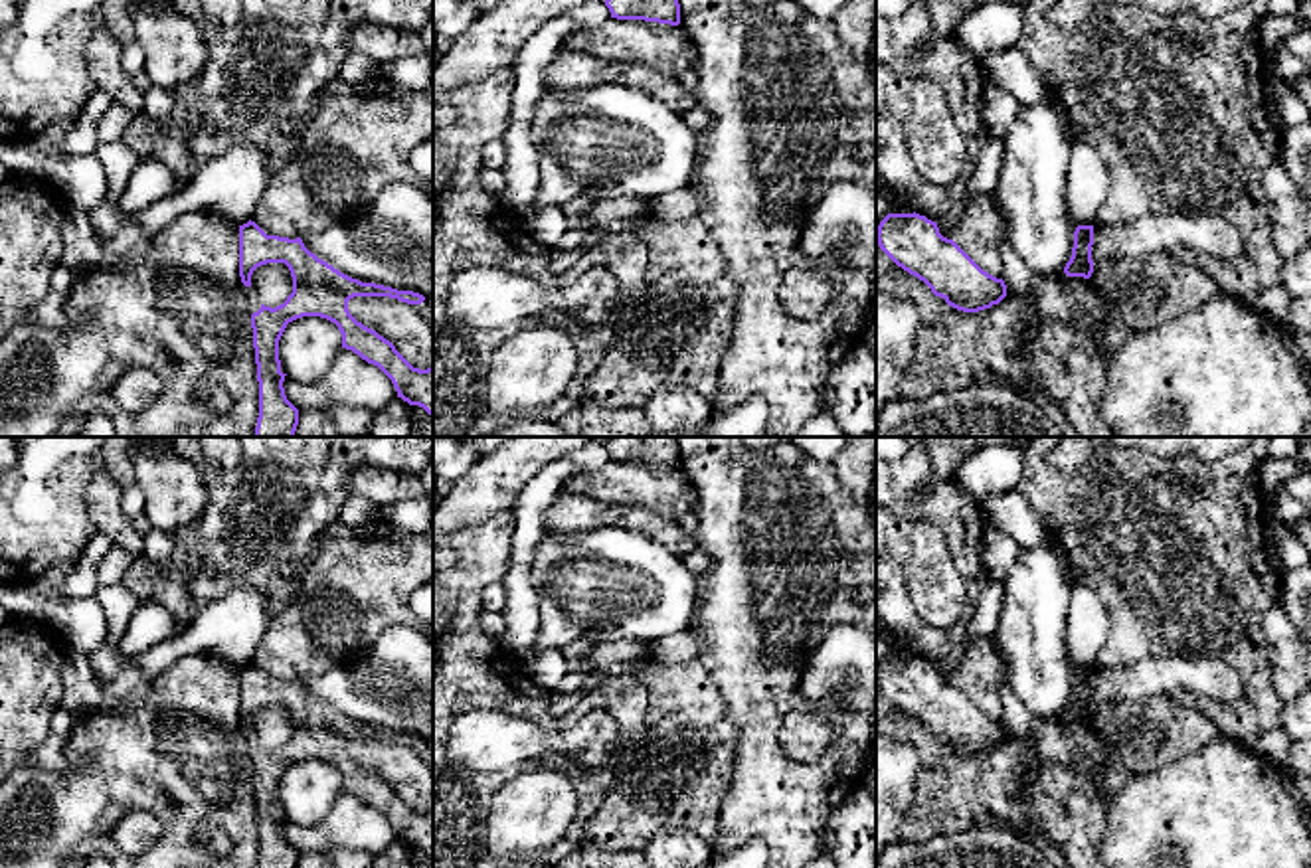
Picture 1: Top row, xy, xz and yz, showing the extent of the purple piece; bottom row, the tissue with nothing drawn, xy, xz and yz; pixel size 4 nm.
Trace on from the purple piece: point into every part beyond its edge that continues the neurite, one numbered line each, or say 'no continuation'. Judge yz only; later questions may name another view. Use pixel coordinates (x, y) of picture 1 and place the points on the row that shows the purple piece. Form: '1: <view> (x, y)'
no continuation

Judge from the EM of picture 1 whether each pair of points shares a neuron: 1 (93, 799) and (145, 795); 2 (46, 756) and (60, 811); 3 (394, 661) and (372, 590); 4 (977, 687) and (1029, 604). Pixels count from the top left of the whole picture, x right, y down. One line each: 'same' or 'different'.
1: different
2: different
3: different
4: different

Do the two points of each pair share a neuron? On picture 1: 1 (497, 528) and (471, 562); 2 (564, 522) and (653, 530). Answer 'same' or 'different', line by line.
1: same
2: same

